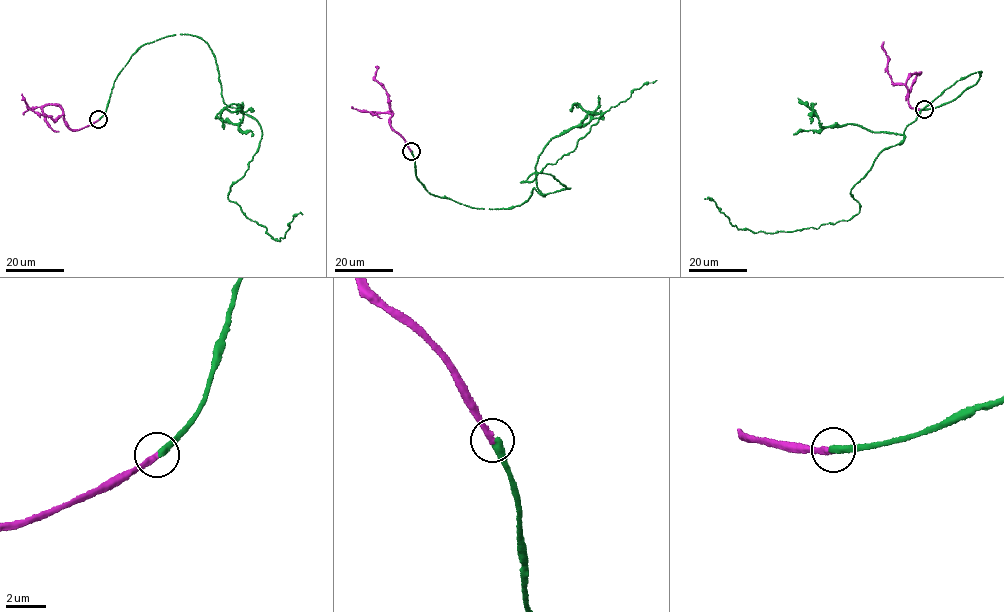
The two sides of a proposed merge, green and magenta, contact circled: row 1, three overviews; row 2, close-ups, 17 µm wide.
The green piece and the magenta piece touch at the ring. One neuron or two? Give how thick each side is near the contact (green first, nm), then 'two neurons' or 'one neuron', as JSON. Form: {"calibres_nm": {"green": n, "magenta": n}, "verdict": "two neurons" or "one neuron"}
{"calibres_nm": {"green": 400, "magenta": 320}, "verdict": "one neuron"}

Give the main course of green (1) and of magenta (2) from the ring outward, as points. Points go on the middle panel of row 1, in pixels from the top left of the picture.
1: (411, 151), (427, 191), (510, 209), (534, 188), (546, 195), (570, 188), (544, 173), (520, 183), (656, 80)
2: (410, 151), (390, 123), (390, 101), (375, 77), (376, 66)

